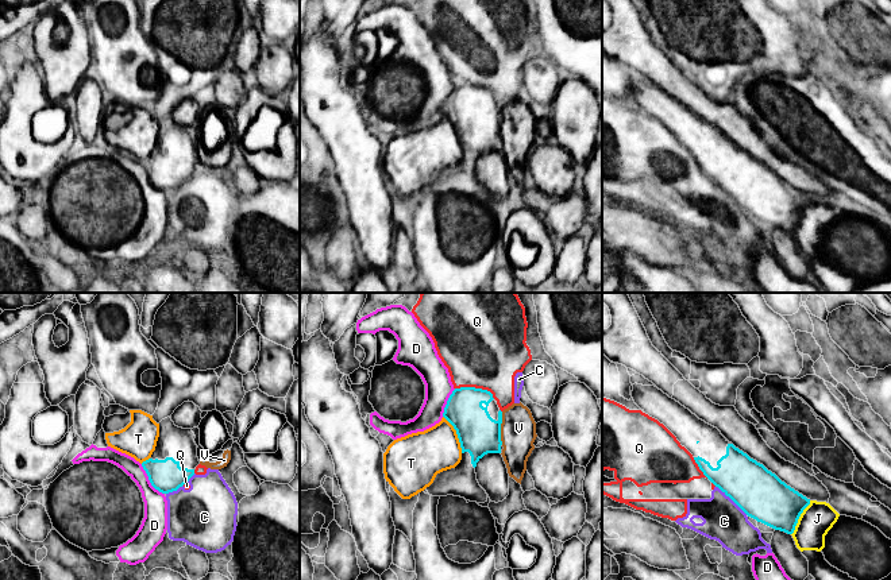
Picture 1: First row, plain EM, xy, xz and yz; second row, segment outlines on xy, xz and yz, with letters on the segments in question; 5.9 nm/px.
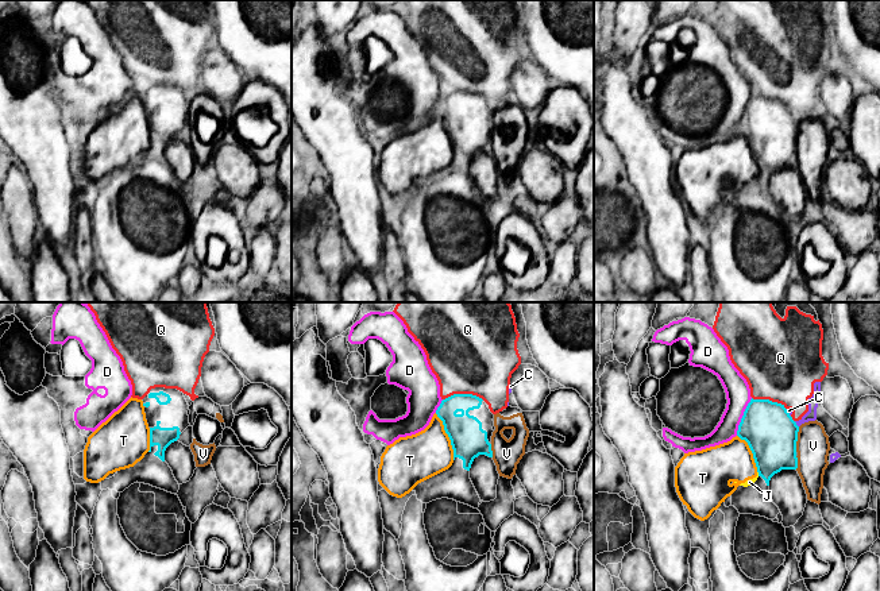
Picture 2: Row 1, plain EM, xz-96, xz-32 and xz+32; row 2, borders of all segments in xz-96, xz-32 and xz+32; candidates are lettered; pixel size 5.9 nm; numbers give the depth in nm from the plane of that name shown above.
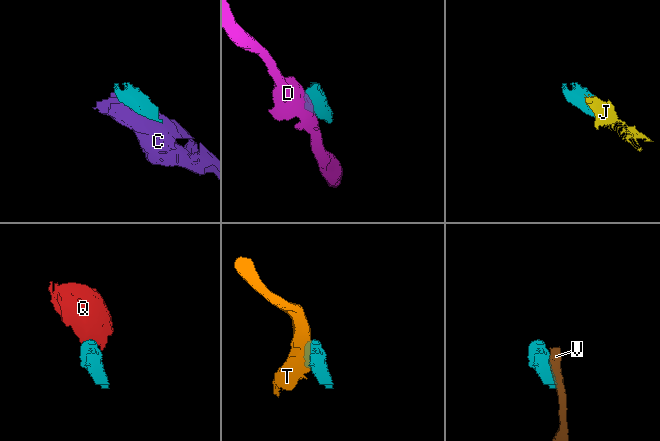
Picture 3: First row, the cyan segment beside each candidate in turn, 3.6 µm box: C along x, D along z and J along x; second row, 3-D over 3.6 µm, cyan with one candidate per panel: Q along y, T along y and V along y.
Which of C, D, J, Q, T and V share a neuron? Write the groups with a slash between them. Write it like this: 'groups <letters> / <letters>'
groups C Q / D / J T / V

